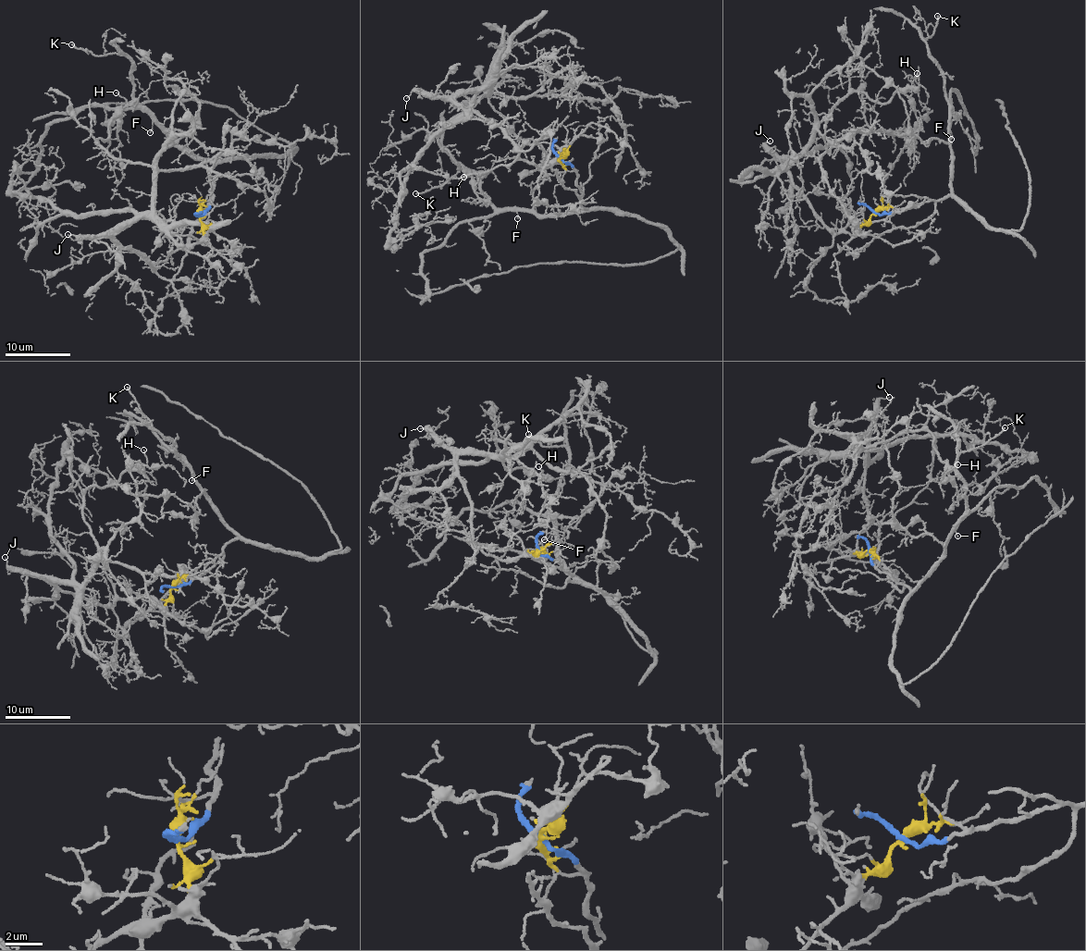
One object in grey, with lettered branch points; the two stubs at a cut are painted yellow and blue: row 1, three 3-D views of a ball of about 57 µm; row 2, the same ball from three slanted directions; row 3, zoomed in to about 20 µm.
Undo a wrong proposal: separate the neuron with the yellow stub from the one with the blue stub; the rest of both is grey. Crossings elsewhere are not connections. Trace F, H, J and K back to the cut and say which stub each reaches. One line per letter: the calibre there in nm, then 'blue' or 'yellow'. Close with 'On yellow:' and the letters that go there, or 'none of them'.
F: calibre 120 nm; blue
H: calibre 110 nm; yellow
J: calibre 90 nm; yellow
K: calibre 190 nm; blue
On yellow: H, J

